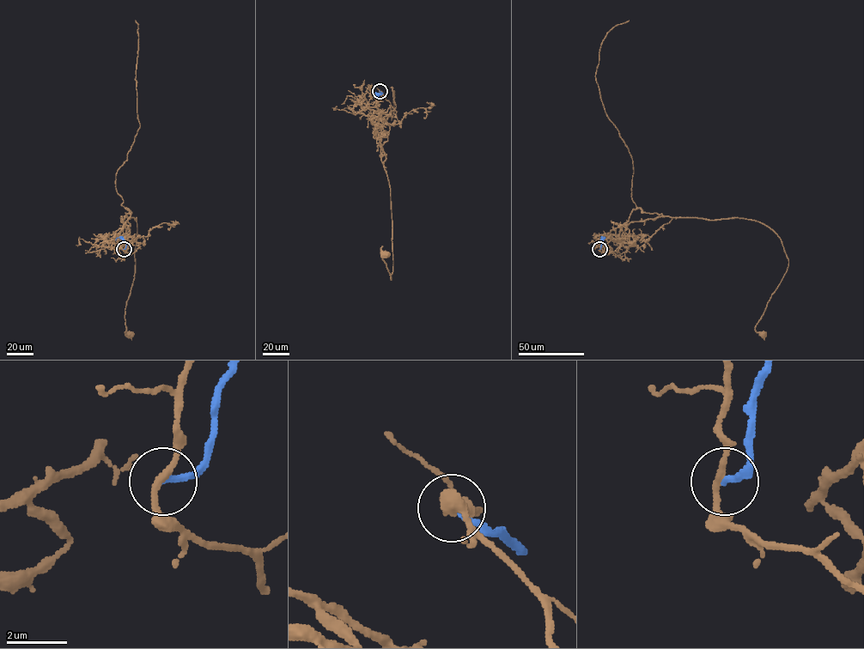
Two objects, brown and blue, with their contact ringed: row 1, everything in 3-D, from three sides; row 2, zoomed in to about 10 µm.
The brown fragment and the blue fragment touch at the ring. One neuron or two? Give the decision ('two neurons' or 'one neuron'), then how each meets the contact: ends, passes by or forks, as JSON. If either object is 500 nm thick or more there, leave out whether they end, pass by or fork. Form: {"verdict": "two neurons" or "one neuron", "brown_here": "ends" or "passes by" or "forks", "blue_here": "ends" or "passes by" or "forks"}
{"verdict": "two neurons", "brown_here": "passes by", "blue_here": "ends"}

